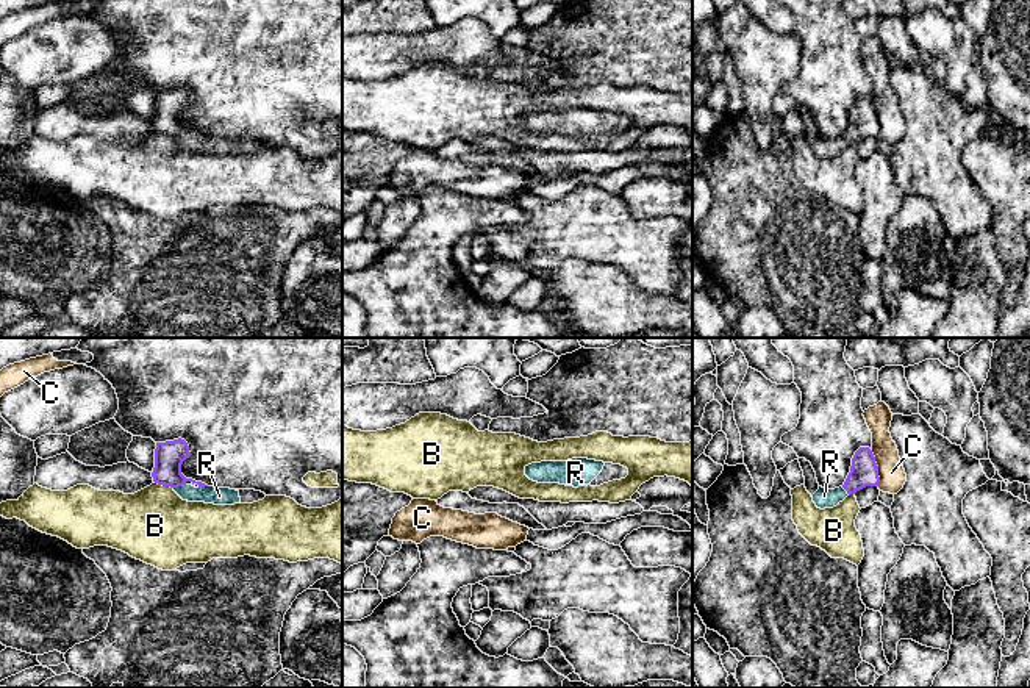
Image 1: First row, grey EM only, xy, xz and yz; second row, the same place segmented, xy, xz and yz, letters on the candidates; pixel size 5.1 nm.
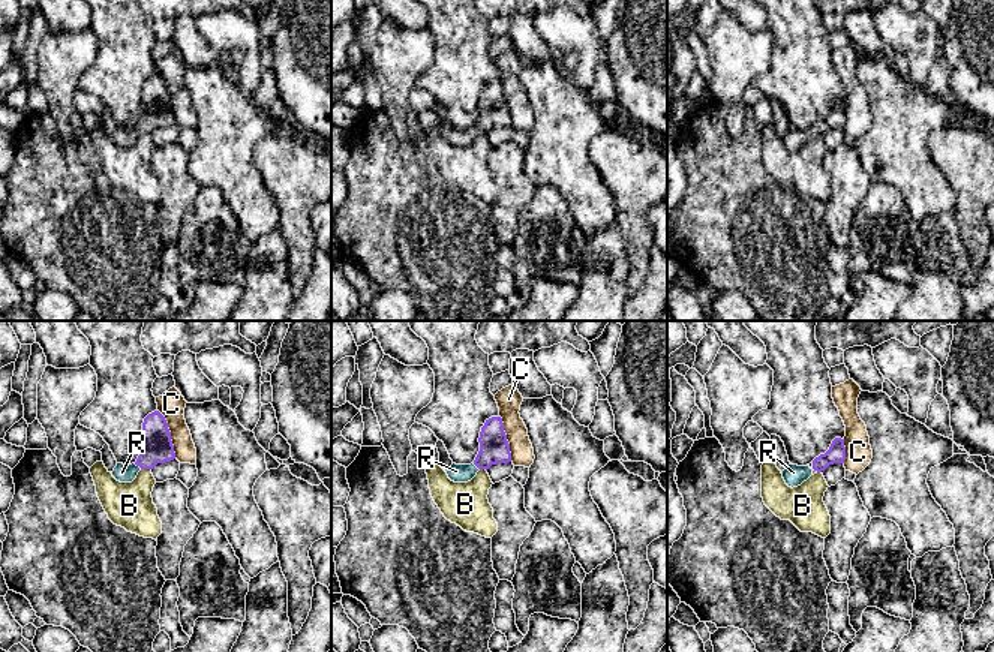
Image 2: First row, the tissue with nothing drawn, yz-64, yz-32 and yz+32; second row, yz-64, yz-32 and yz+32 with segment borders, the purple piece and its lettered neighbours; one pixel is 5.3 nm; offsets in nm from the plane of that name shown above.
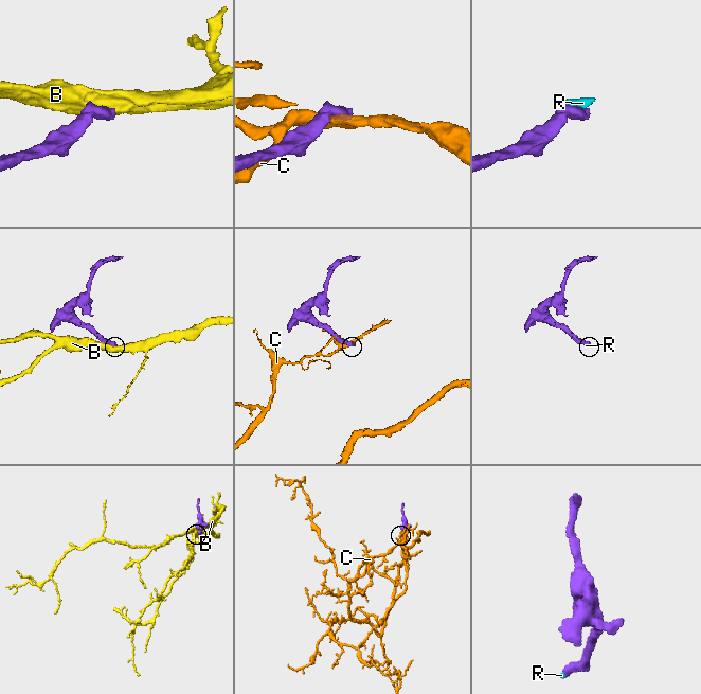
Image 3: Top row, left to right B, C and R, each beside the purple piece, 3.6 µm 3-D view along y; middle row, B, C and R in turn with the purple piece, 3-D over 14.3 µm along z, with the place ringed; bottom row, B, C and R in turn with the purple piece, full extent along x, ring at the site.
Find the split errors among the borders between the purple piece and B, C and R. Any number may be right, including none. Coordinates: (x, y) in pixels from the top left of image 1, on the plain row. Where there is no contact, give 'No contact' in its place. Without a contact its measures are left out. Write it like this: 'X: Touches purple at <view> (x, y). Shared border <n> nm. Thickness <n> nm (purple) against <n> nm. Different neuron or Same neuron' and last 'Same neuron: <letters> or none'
B: Touches purple at xy (163, 135). Shared border 110 nm. Thickness 150 nm (purple) against 380 nm. Different neuron
C: Touches purple at yz (877, 118). Shared border 190 nm. Thickness 140 nm (purple) against 140 nm. Different neuron
R: Touches purple at xy (178, 135). Shared border 70 nm. Thickness 150 nm (purple) against 100 nm. Same neuron
Same neuron: R

